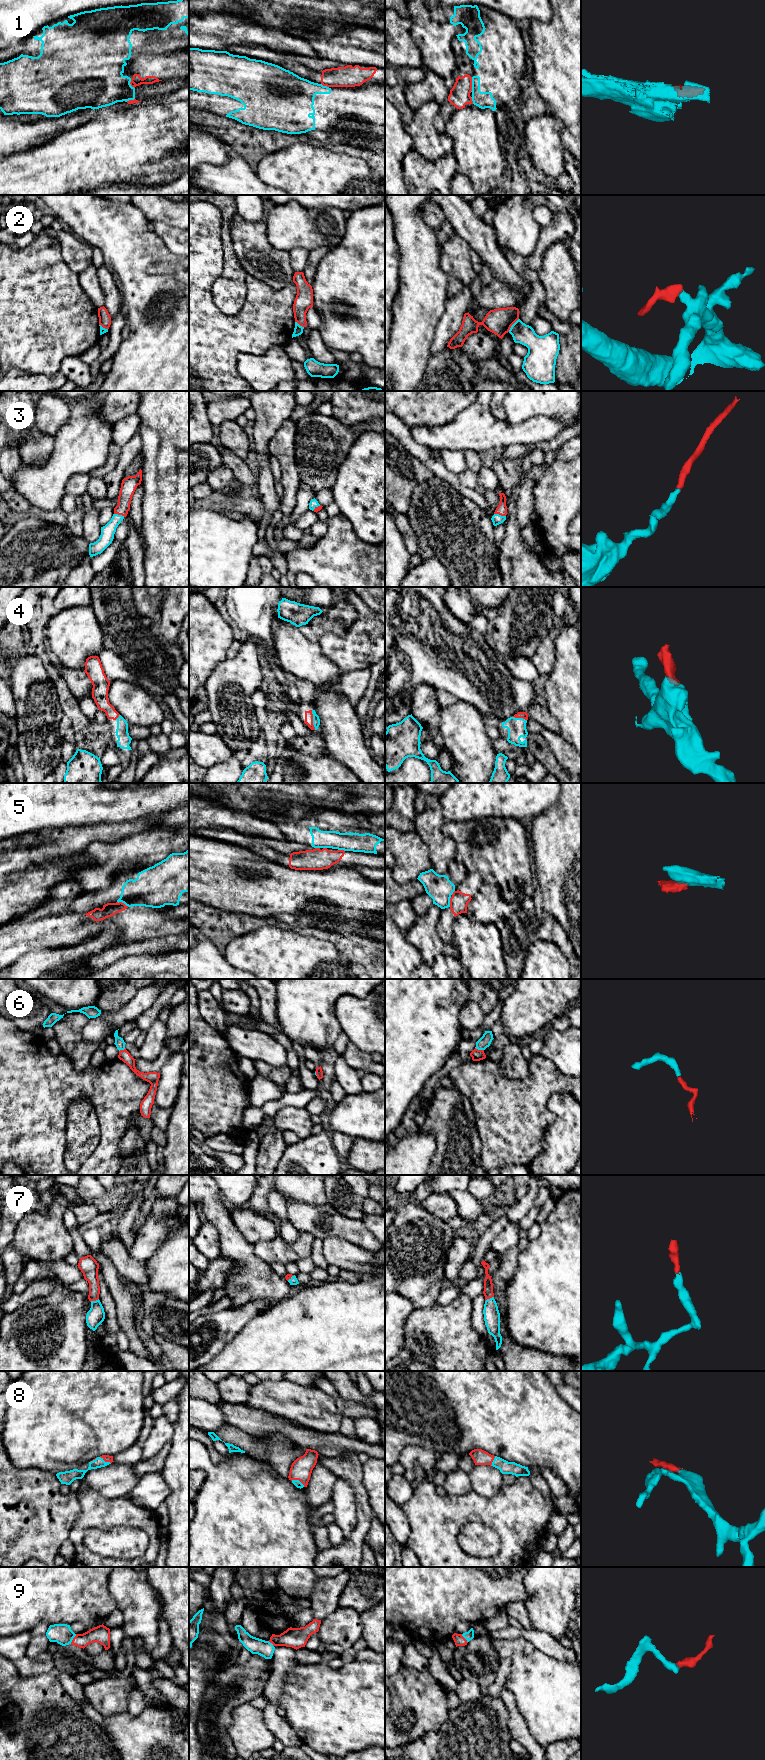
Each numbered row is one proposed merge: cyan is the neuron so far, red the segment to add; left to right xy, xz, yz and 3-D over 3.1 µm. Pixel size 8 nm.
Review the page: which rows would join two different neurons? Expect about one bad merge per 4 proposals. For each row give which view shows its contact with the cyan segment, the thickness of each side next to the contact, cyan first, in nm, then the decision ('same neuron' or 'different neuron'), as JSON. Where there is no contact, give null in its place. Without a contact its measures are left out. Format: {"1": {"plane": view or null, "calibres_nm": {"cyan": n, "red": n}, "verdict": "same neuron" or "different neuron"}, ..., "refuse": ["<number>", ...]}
{"1": {"plane": "yz", "calibres_nm": {"cyan": 130, "red": 170}, "verdict": "different neuron"}, "2": {"plane": "yz", "calibres_nm": {"cyan": 160, "red": 200}, "verdict": "different neuron"}, "3": {"plane": "yz", "calibres_nm": {"cyan": 90, "red": 80}, "verdict": "same neuron"}, "4": {"plane": "xz", "calibres_nm": {"cyan": 60, "red": 60}, "verdict": "same neuron"}, "5": {"plane": "xy", "calibres_nm": {"cyan": 280, "red": 110}, "verdict": "different neuron"}, "6": {"plane": "yz", "calibres_nm": {"cyan": 90, "red": 90}, "verdict": "same neuron"}, "7": {"plane": "yz", "calibres_nm": {"cyan": 130, "red": 80}, "verdict": "same neuron"}, "8": {"plane": "xz", "calibres_nm": {"cyan": 60, "red": 170}, "verdict": "same neuron"}, "9": {"plane": "xy", "calibres_nm": {"cyan": 160, "red": 140}, "verdict": "same neuron"}, "refuse": ["1", "2", "5"]}

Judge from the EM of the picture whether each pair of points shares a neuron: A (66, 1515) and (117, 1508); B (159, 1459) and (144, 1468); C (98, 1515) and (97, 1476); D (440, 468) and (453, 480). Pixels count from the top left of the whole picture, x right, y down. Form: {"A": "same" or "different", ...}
{"A": "different", "B": "same", "C": "different", "D": "same"}

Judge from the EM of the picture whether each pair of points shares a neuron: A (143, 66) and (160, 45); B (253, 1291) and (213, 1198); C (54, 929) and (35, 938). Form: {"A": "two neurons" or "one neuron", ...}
{"A": "two neurons", "B": "one neuron", "C": "one neuron"}

